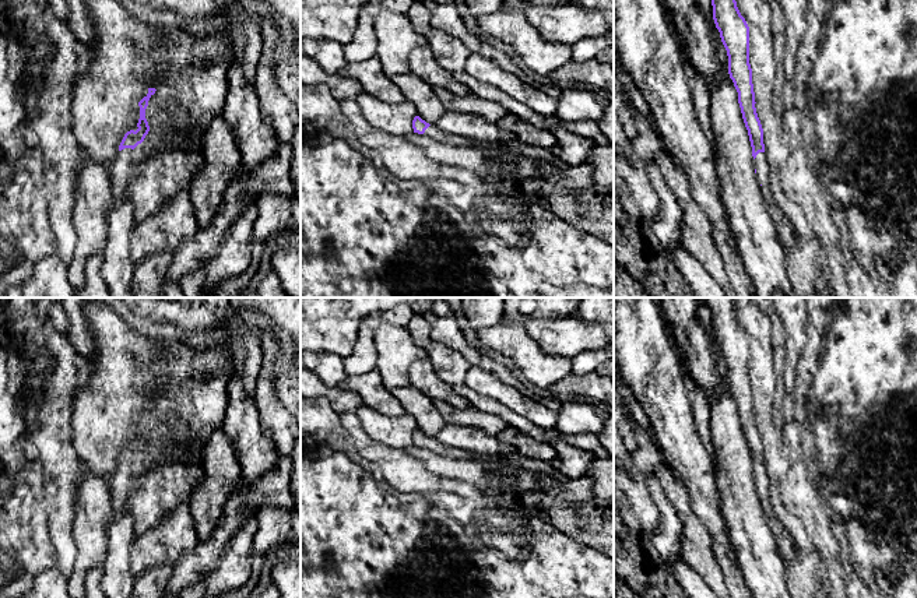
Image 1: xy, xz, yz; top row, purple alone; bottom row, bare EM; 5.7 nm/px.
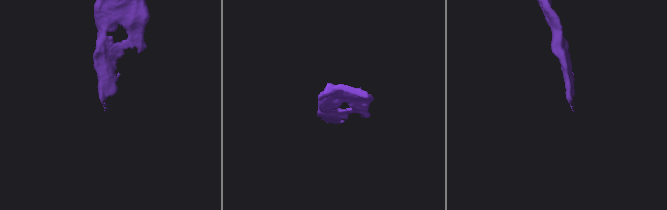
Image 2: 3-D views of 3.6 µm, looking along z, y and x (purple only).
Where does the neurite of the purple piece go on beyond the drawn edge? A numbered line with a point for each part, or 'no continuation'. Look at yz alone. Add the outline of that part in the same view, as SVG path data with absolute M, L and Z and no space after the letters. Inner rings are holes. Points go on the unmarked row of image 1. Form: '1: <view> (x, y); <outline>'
1: yz (761, 477); M759 465L756 471L753 472L753 479L756 482L756 490L759 496L762 497L762 506L765 513L767 514L769 524L777 538L777 542L781 548L781 550L793 559L794 556L794 539L790 535L790 532L786 530L784 524L776 517L769 489L770 489L770 479L766 471L765 465Z

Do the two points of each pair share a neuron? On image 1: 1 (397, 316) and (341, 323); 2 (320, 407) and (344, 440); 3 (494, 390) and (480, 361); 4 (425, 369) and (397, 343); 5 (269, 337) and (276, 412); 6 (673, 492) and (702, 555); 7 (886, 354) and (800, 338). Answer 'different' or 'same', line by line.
1: different
2: same
3: different
4: different
5: same
6: same
7: different

